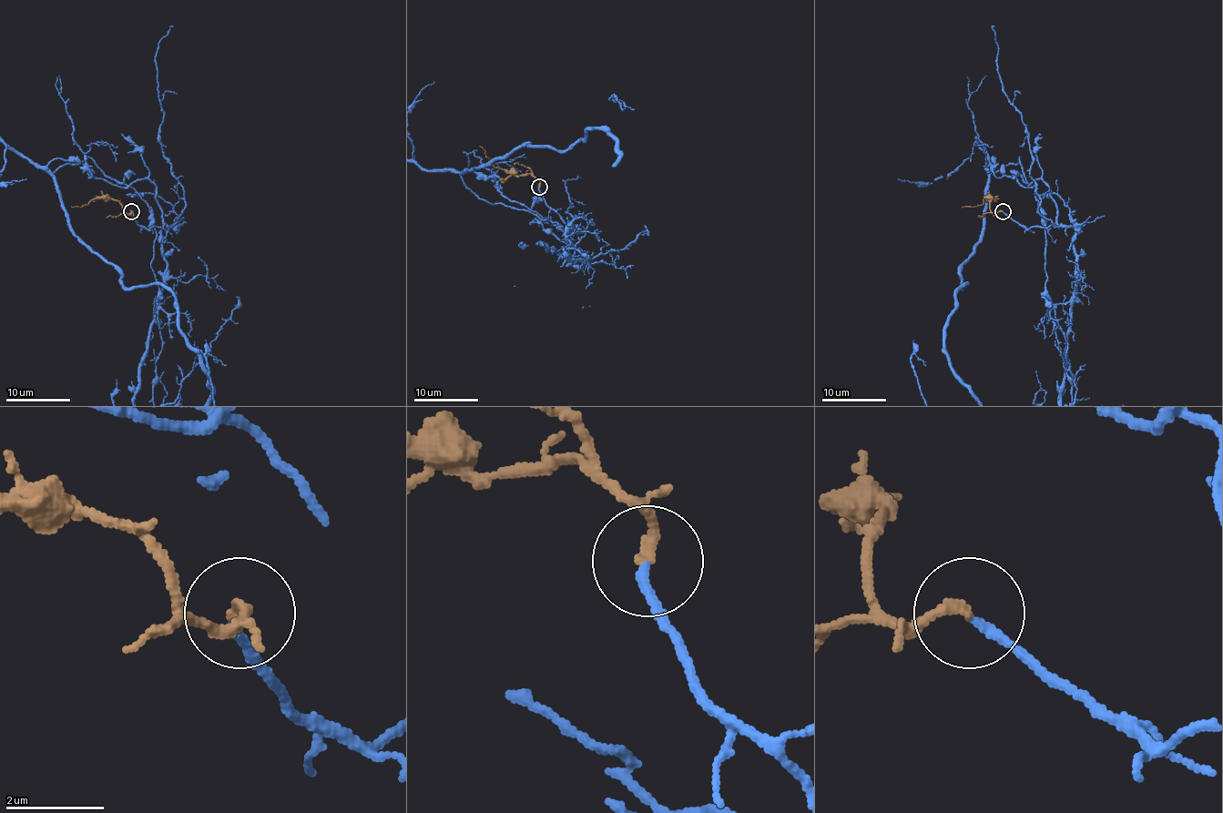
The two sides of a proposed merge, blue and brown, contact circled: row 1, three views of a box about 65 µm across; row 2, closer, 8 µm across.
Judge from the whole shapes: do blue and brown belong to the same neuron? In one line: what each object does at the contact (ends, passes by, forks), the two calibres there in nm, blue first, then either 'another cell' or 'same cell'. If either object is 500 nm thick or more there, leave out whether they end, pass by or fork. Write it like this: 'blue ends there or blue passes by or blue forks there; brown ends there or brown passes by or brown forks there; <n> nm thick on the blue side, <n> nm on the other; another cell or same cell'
blue ends there; brown ends there; 180 nm thick on the blue side, 200 nm on the other; same cell

